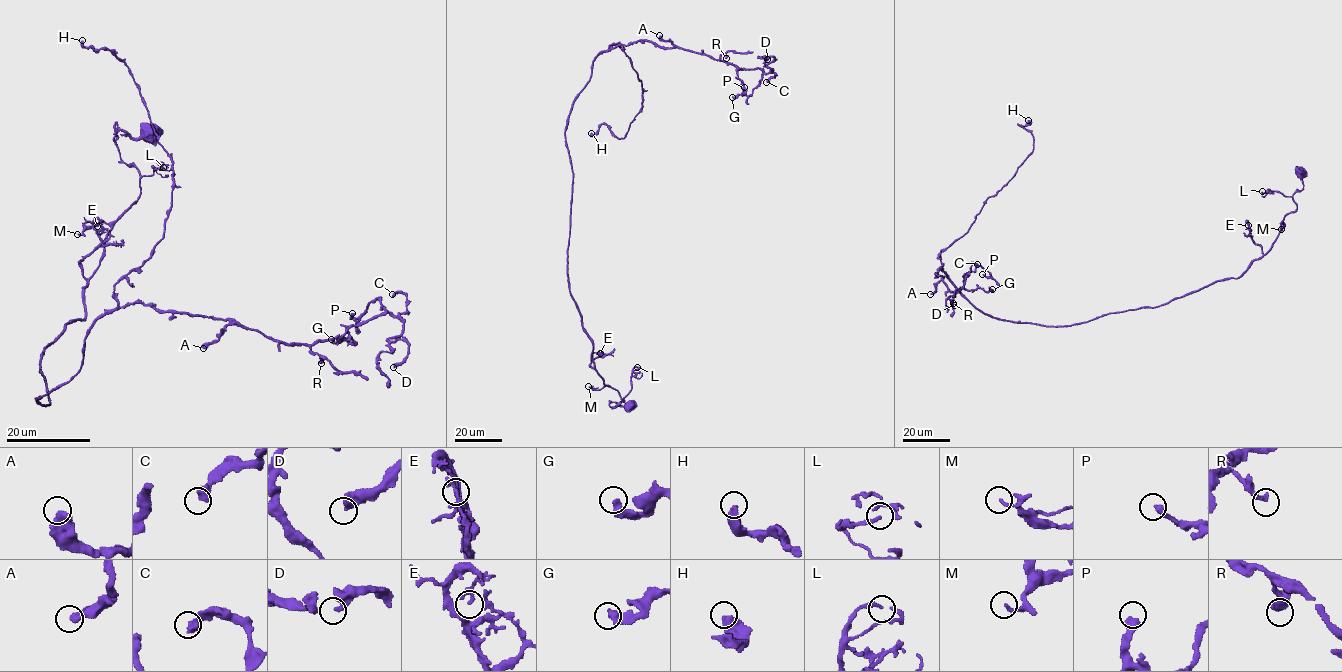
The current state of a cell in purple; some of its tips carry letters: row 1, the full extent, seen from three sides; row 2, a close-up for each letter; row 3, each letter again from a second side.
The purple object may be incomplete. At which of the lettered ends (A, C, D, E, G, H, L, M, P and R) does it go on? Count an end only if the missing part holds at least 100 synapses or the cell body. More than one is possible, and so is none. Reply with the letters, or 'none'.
none

